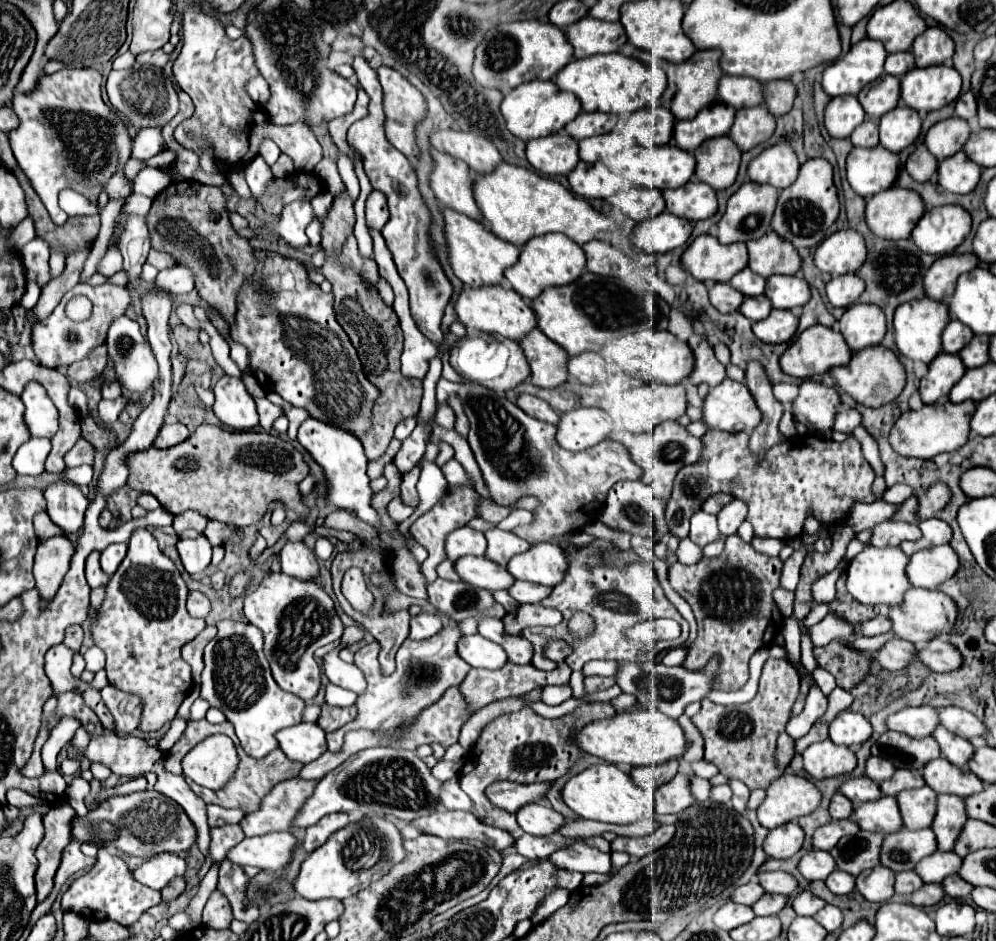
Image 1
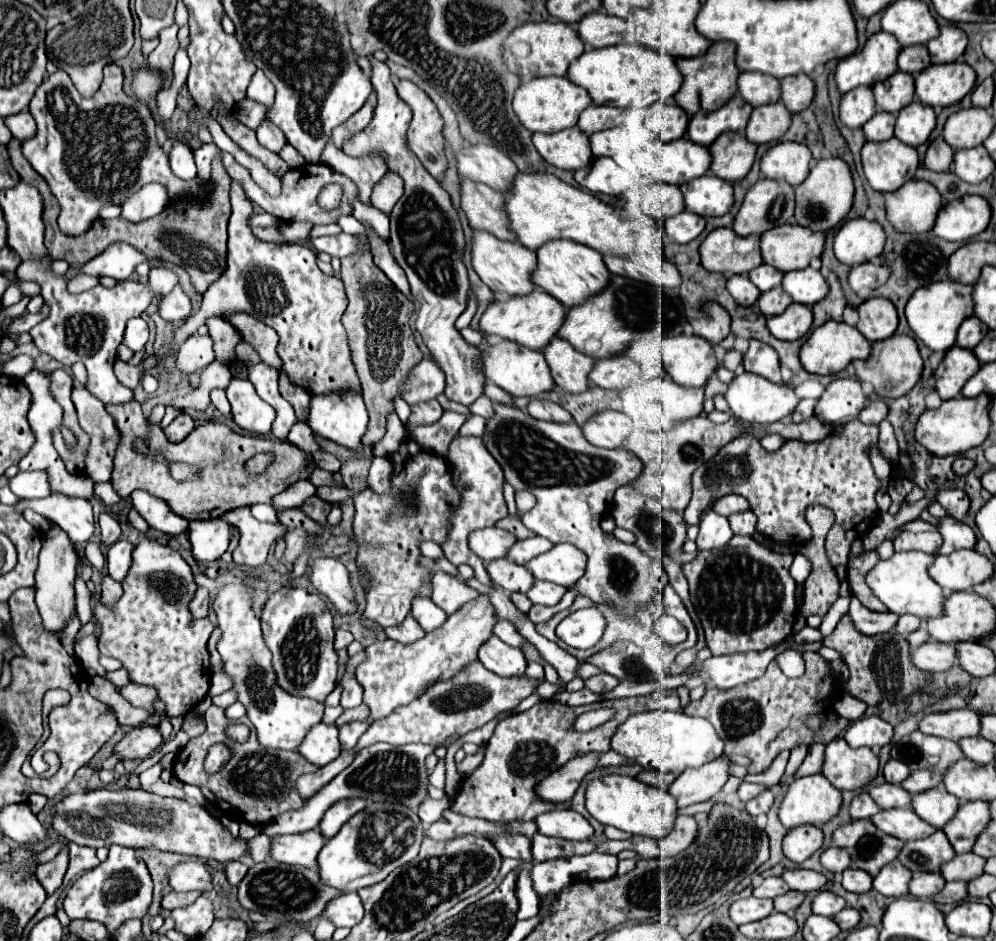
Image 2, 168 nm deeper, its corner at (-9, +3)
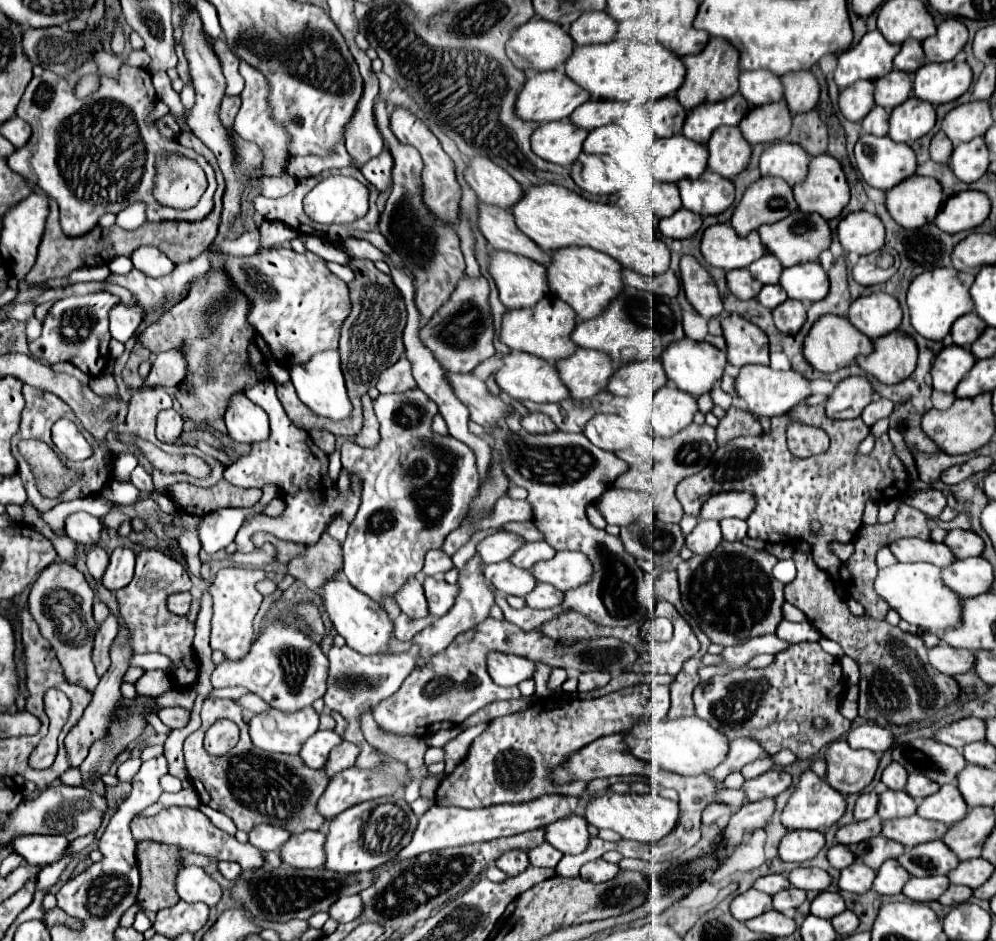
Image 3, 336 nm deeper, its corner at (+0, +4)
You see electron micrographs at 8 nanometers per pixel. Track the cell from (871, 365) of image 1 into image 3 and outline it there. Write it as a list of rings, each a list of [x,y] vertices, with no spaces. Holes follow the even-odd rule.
[[[895,330],[875,340],[875,352],[859,356],[857,364],[883,384],[897,384],[915,370],[917,344],[907,332]]]

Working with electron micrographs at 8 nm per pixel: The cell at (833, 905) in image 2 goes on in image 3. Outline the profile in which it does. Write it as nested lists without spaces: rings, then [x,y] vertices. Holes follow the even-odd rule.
[[[819,892],[817,898],[811,902],[811,914],[817,918],[831,920],[833,916],[845,912],[845,900],[837,892]]]

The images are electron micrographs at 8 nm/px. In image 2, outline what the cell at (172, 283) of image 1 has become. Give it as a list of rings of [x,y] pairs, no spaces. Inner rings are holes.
[[[44,255],[38,259],[26,259],[16,269],[16,275],[20,281],[34,279],[40,285],[40,293],[44,301],[50,305],[50,315],[42,323],[30,329],[30,335],[36,343],[36,347],[42,353],[48,353],[52,359],[72,365],[76,361],[82,361],[88,369],[88,383],[86,389],[96,395],[104,403],[122,405],[134,399],[134,393],[120,385],[114,377],[112,365],[116,361],[116,349],[122,343],[124,327],[130,317],[140,317],[146,307],[152,303],[154,297],[168,295],[176,283],[178,277],[166,268],[152,267],[148,274],[148,283],[134,283],[134,281],[120,281],[114,287],[94,287],[84,293],[72,294],[66,291],[66,279],[64,275],[52,273],[52,257]]]

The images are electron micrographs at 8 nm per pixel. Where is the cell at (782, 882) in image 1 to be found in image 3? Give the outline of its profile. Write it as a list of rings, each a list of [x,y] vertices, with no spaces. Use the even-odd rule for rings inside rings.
[[[795,868],[795,870],[791,870],[785,876],[789,878],[789,882],[795,888],[803,888],[803,890],[823,892],[831,884],[831,876],[825,870],[821,870],[821,868]]]

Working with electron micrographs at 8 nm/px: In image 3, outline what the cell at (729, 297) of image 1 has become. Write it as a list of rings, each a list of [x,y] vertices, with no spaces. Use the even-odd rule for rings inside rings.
[[[739,268],[739,270],[731,270],[727,272],[727,284],[729,284],[729,290],[741,298],[741,300],[751,300],[759,294],[759,290],[763,288],[747,268]]]

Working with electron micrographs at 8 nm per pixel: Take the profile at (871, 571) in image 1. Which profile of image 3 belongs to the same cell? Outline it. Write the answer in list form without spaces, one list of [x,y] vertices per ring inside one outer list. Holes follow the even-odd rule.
[[[927,562],[917,564],[895,564],[885,570],[879,570],[875,580],[875,590],[887,604],[899,612],[903,620],[913,626],[919,626],[927,632],[943,632],[947,628],[961,626],[961,596],[945,586],[941,580],[941,568]]]

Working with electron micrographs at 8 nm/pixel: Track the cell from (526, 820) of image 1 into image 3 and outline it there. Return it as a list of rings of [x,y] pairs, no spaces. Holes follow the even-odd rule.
[[[571,816],[559,822],[549,824],[547,828],[547,842],[563,854],[581,854],[589,846],[589,832],[587,822],[581,816]]]

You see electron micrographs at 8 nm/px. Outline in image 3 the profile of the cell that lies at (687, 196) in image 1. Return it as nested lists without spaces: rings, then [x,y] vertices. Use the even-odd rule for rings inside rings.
[[[705,170],[695,180],[681,180],[679,190],[683,206],[701,216],[721,214],[735,200],[733,182],[711,170]]]

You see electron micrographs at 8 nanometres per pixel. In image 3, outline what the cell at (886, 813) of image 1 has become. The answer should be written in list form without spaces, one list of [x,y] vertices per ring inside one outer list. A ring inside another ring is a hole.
[[[913,814],[911,818],[887,820],[883,824],[883,836],[901,842],[905,848],[931,840],[941,840],[945,832],[947,832],[947,824],[937,820],[925,820],[917,814]]]

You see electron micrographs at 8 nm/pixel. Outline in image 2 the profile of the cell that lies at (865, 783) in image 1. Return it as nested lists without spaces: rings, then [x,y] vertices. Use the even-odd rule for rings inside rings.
[[[882,783],[882,785],[870,787],[868,789],[868,795],[876,801],[876,805],[880,809],[892,809],[892,807],[908,809],[910,807],[910,793],[904,791],[900,785]]]

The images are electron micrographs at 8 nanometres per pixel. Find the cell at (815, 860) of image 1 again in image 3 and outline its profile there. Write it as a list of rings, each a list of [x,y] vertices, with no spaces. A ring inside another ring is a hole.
[[[843,844],[833,846],[833,848],[829,850],[827,858],[829,858],[831,866],[833,866],[833,868],[839,868],[839,870],[841,870],[841,868],[847,868],[847,866],[851,866],[851,864],[855,862],[855,854],[851,852],[849,846],[843,846]]]

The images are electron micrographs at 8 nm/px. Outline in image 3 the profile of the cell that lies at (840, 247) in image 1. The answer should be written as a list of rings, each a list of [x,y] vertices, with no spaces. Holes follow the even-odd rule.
[[[859,210],[847,214],[837,228],[841,246],[845,252],[855,252],[859,256],[881,250],[885,244],[885,226],[877,214]]]

